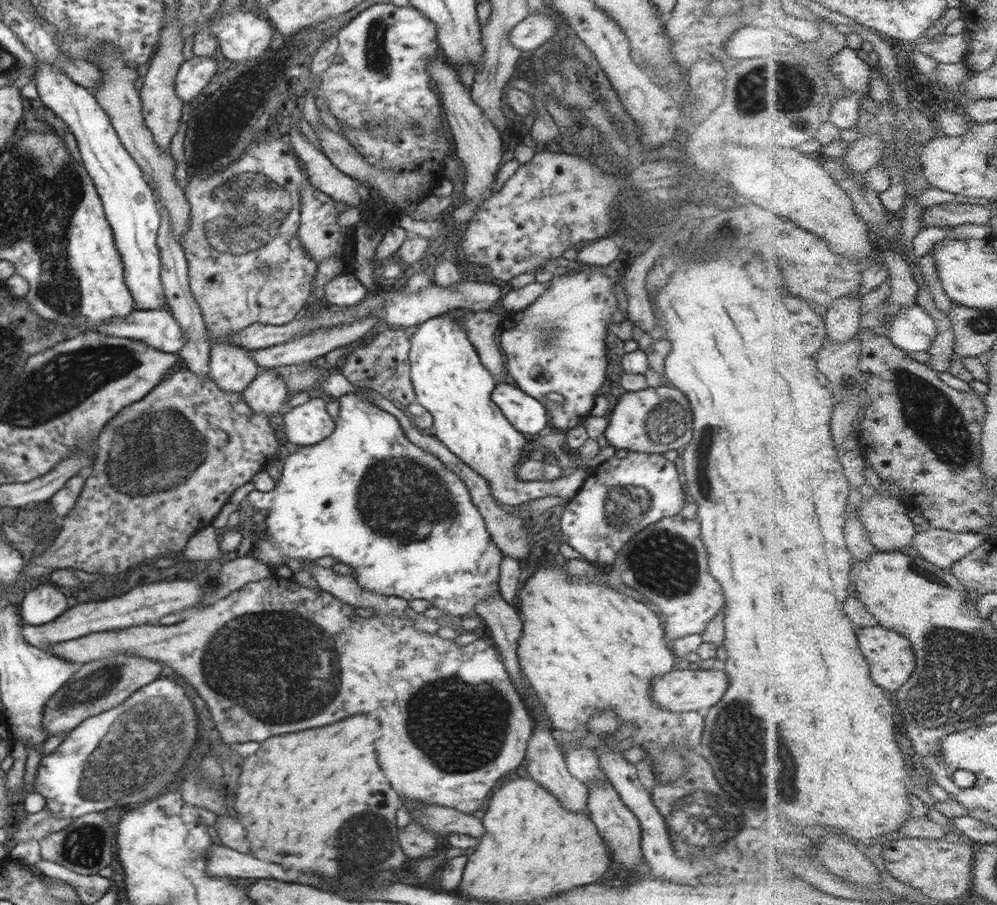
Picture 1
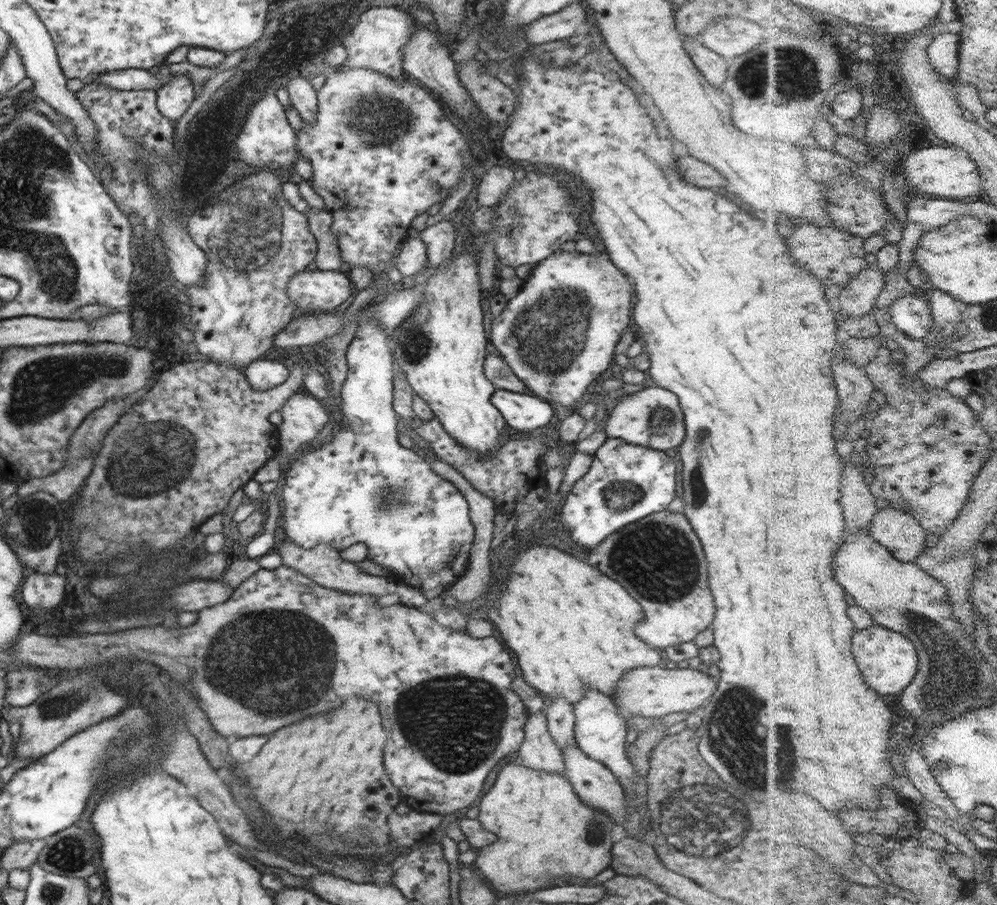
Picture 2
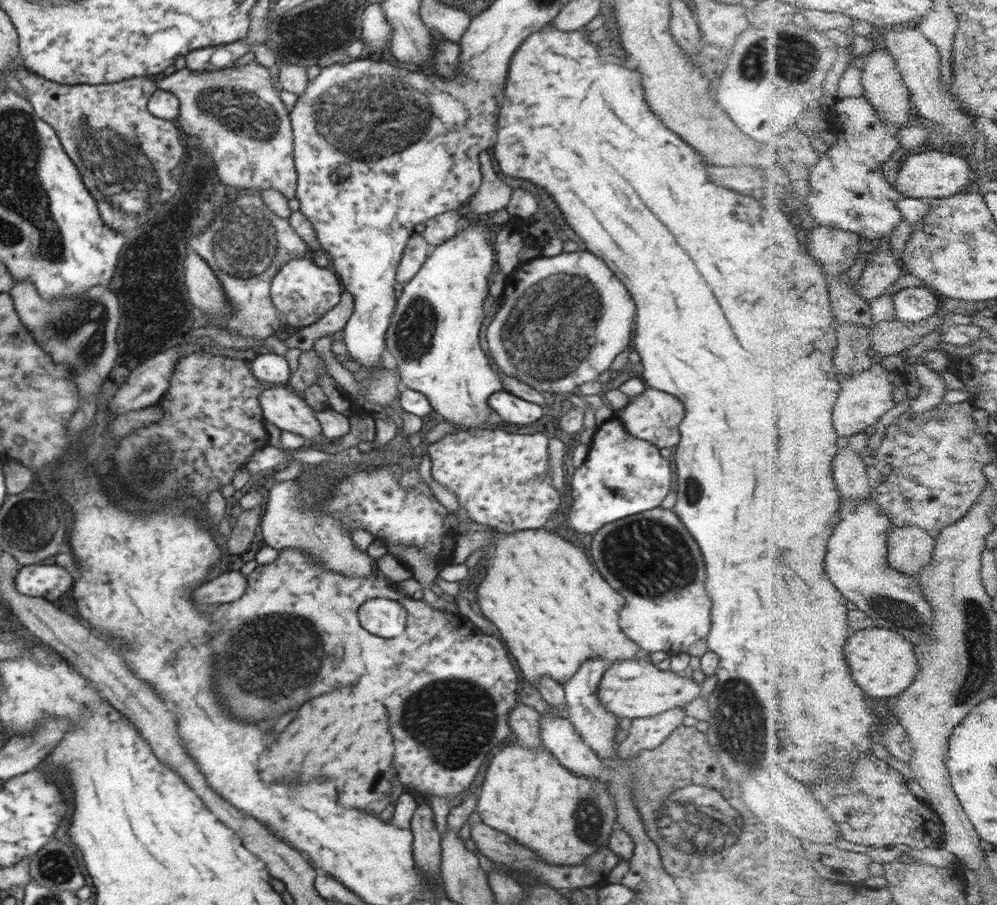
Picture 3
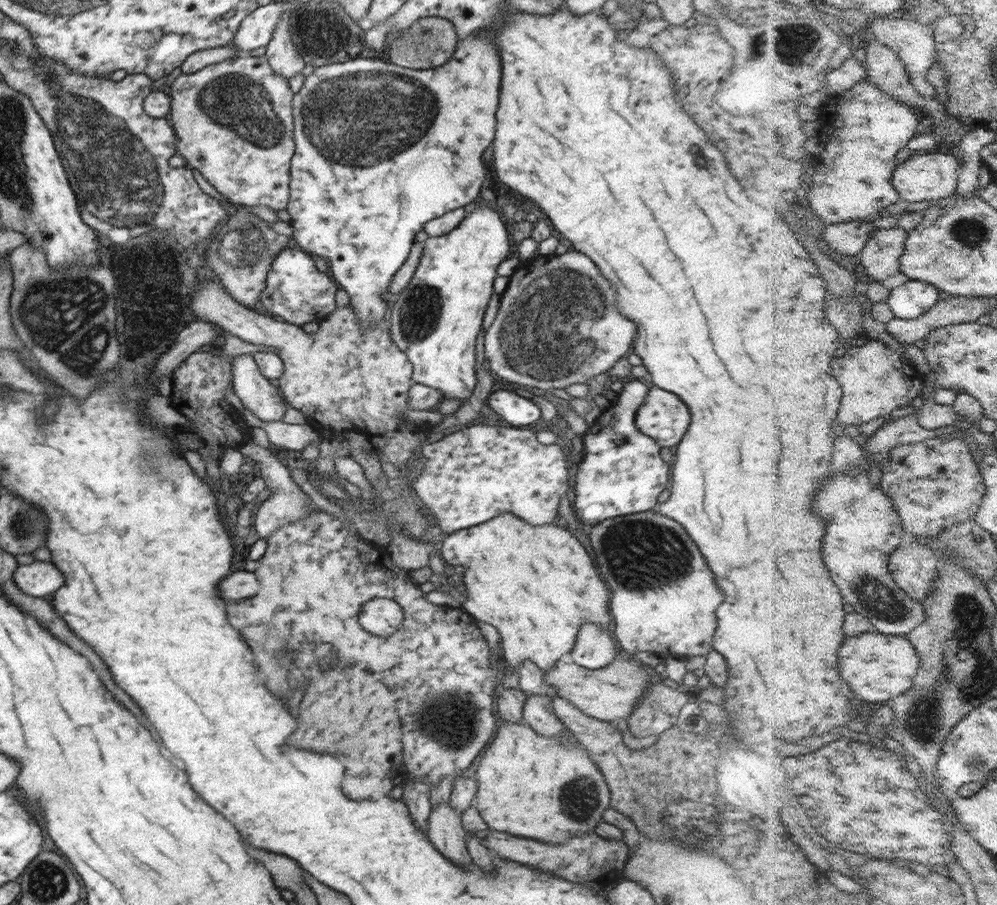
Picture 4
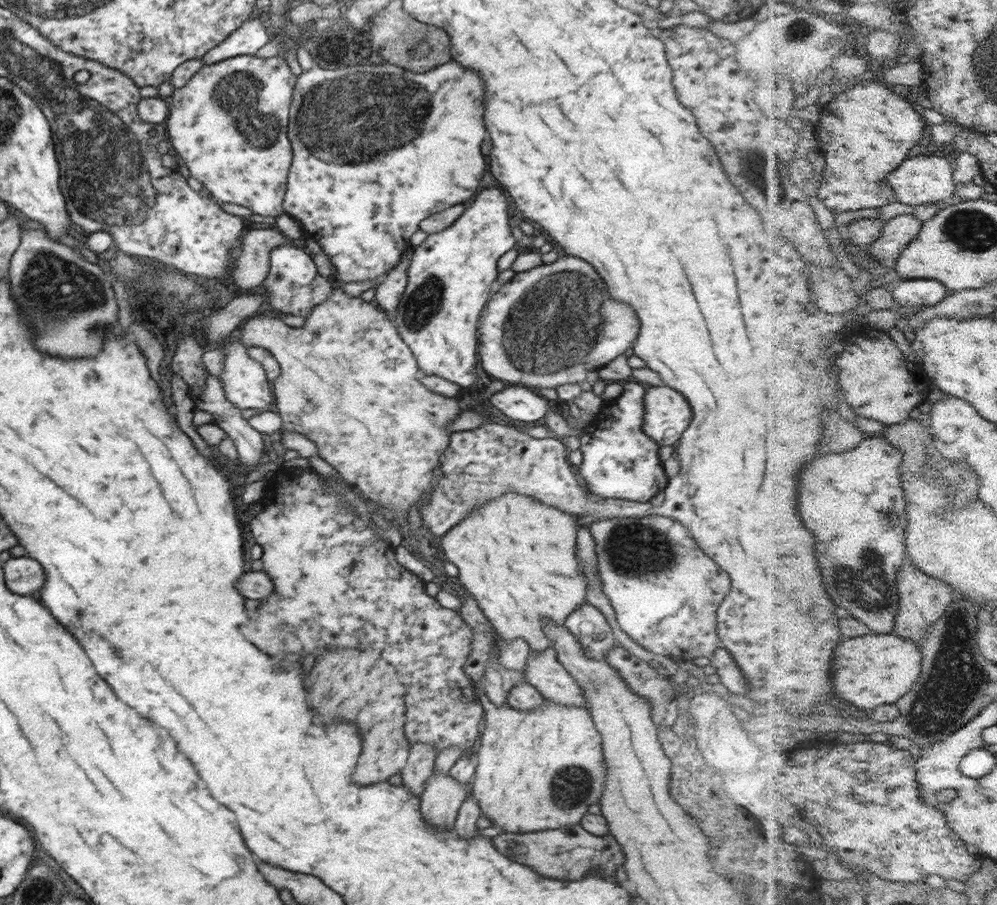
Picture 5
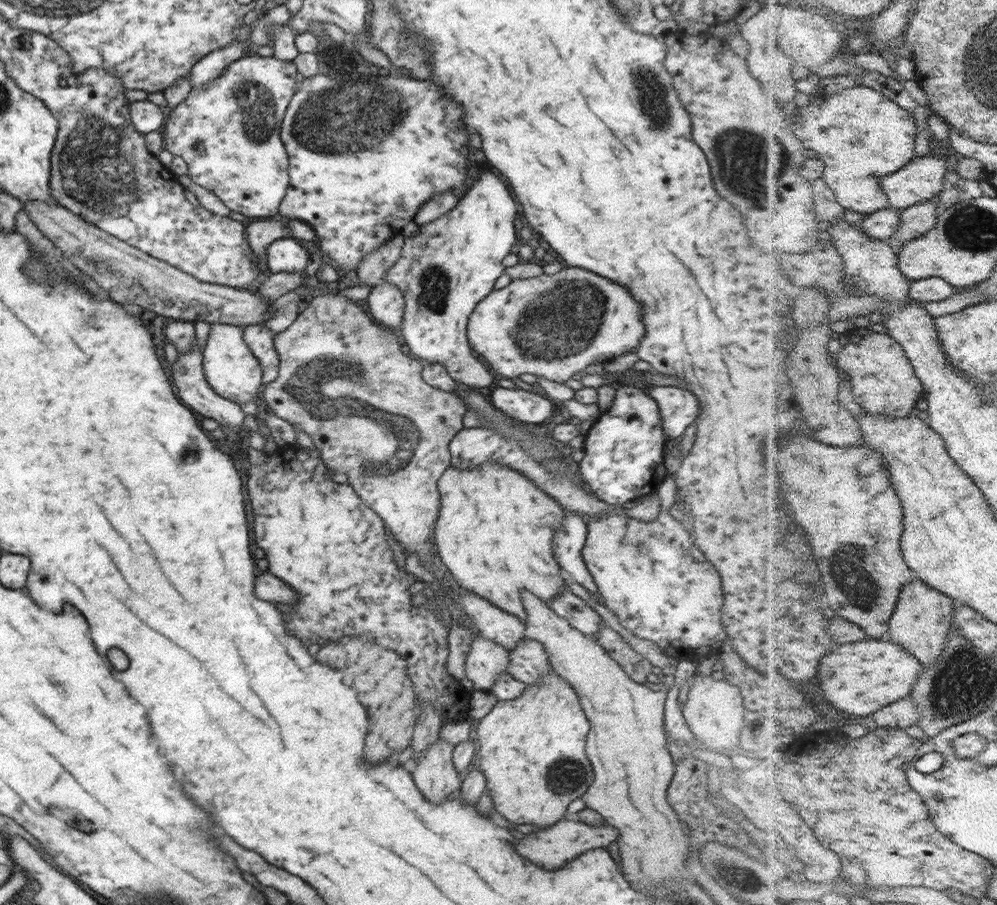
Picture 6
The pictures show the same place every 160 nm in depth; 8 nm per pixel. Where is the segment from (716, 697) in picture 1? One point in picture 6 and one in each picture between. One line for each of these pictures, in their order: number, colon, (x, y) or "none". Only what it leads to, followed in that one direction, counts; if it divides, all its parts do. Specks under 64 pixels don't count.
2: (650, 692)
3: (634, 688)
4: (608, 694)
5: (544, 672)
6: (528, 662)

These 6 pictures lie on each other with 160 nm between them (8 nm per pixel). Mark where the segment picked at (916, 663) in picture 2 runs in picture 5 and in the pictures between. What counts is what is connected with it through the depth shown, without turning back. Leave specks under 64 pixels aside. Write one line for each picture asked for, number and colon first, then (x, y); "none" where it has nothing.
3: (885, 662)
4: (880, 667)
5: (870, 671)

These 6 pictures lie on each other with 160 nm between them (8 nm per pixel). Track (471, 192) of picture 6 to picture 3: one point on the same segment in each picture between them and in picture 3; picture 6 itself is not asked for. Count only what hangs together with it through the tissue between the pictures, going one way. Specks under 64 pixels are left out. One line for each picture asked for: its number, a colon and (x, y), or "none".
3: (434, 334)
4: (435, 321)
5: (451, 274)

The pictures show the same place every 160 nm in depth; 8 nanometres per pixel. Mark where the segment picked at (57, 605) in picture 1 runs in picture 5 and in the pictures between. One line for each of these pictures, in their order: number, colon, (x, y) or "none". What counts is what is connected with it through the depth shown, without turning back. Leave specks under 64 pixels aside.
2: (42, 592)
3: (50, 582)
4: (38, 579)
5: (23, 575)

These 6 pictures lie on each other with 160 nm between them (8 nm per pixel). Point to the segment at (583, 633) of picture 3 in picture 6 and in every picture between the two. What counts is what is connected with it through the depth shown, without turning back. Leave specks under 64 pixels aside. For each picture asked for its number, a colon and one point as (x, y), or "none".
4: (536, 585)
5: (516, 555)
6: (495, 532)

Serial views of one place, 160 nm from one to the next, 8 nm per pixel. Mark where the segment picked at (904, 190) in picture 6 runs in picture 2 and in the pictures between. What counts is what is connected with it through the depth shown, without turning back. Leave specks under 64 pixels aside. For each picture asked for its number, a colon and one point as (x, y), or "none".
2: (950, 172)
3: (937, 174)
4: (932, 177)
5: (923, 179)

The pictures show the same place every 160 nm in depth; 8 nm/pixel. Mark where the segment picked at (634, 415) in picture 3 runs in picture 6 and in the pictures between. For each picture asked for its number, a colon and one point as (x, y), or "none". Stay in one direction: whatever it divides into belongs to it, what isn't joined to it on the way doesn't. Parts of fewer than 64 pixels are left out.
4: (663, 417)
5: (667, 415)
6: (678, 408)

